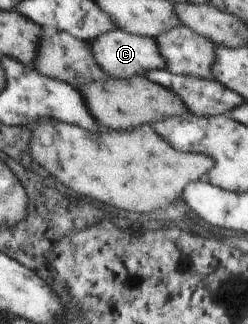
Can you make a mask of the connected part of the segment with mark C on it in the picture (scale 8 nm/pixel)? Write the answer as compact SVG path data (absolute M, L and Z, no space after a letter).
M117 29L97 36L95 40L91 40L90 44L95 62L114 79L140 77L156 70L167 70L168 60L161 55L160 46L154 38L137 36L129 34L129 31Z

